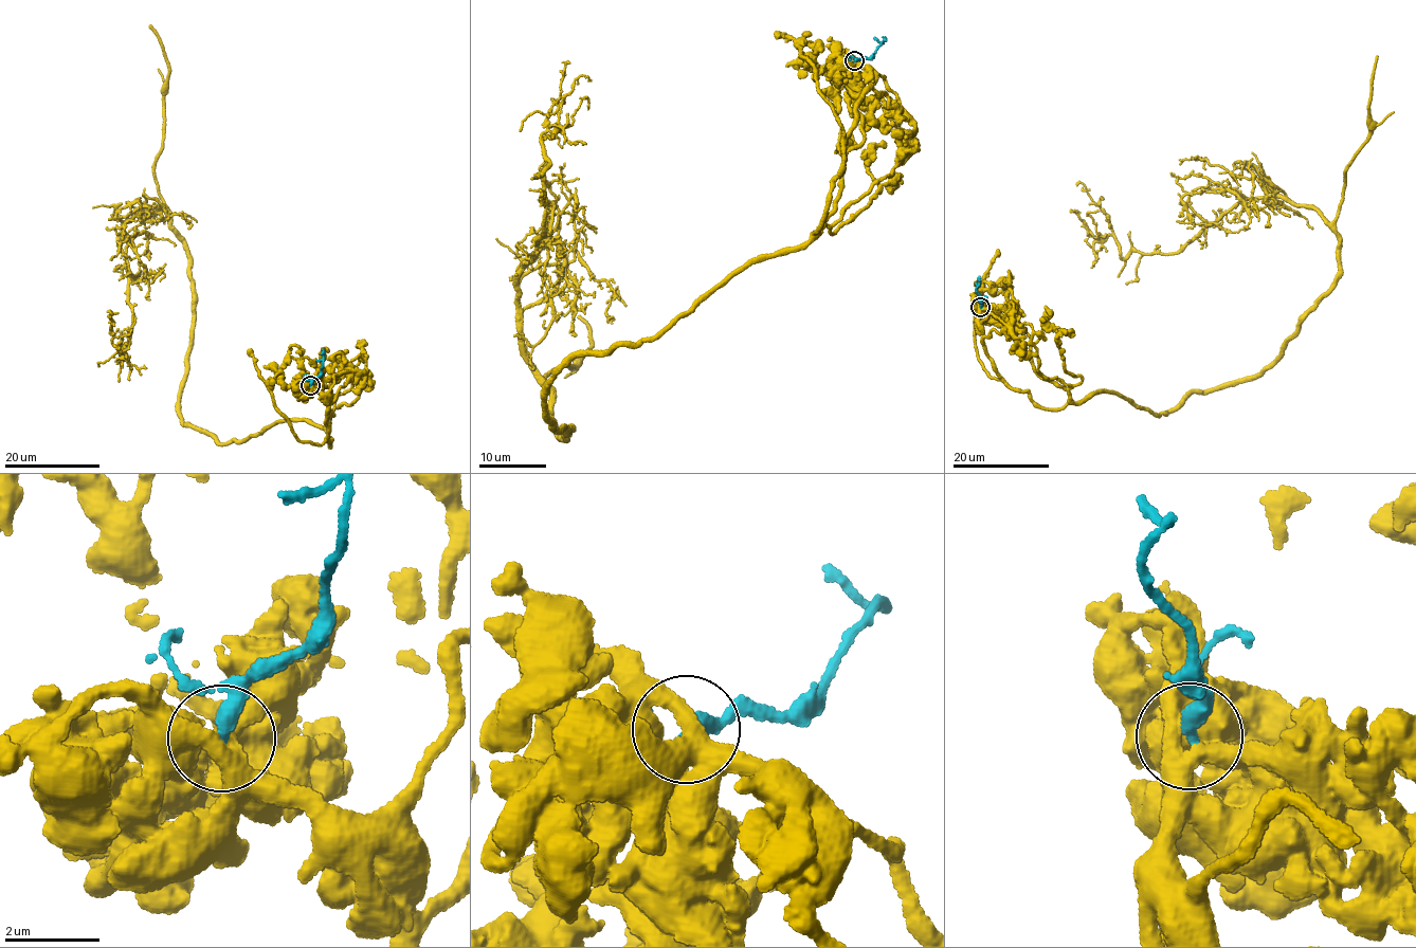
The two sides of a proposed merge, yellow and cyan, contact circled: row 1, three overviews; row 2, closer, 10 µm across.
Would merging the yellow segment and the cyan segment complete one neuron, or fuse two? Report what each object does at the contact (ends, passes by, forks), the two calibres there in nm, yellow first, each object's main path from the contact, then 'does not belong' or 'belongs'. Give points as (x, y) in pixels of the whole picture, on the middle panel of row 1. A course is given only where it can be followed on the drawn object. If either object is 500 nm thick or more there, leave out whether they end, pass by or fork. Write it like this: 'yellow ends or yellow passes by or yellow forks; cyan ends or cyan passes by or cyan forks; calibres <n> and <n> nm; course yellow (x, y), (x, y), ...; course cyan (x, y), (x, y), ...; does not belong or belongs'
yellow forks; cyan ends; calibres 360 and 360 nm; course yellow (854, 61), (863, 140), (817, 233), (565, 365), (544, 411), (564, 437), (518, 271), (570, 64); course cyan (854, 60), (872, 56), (884, 37); does not belong

